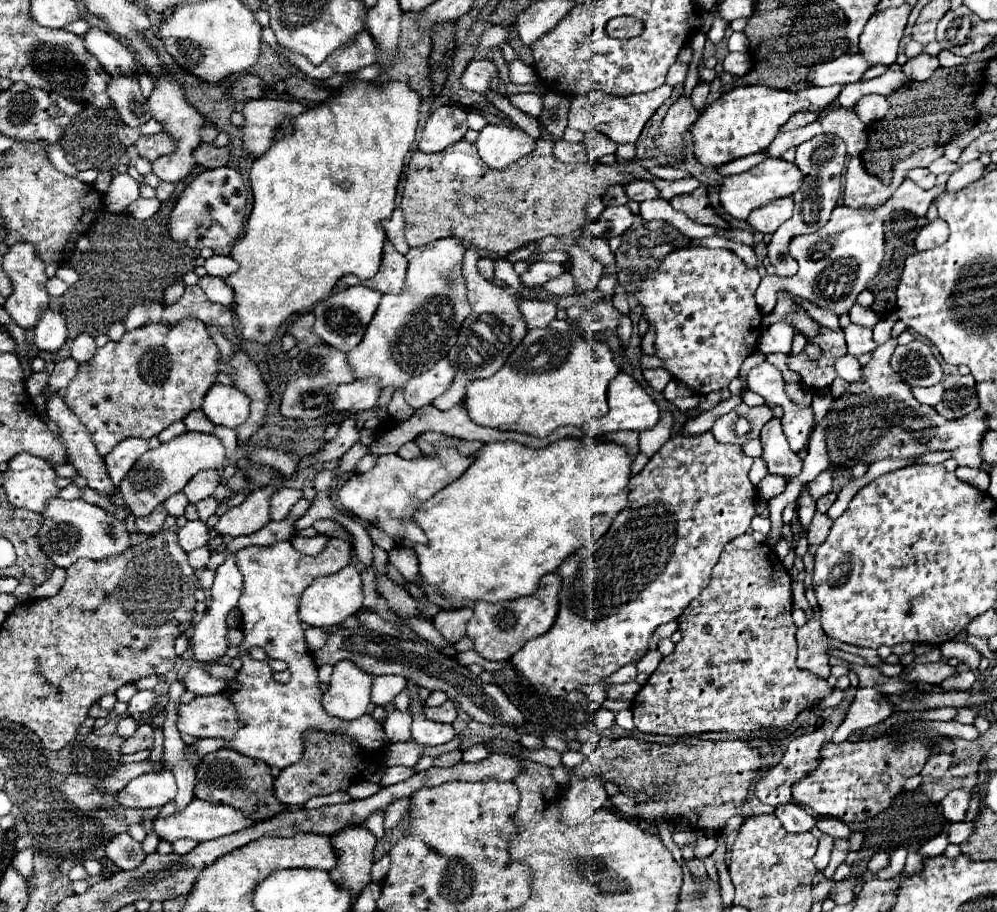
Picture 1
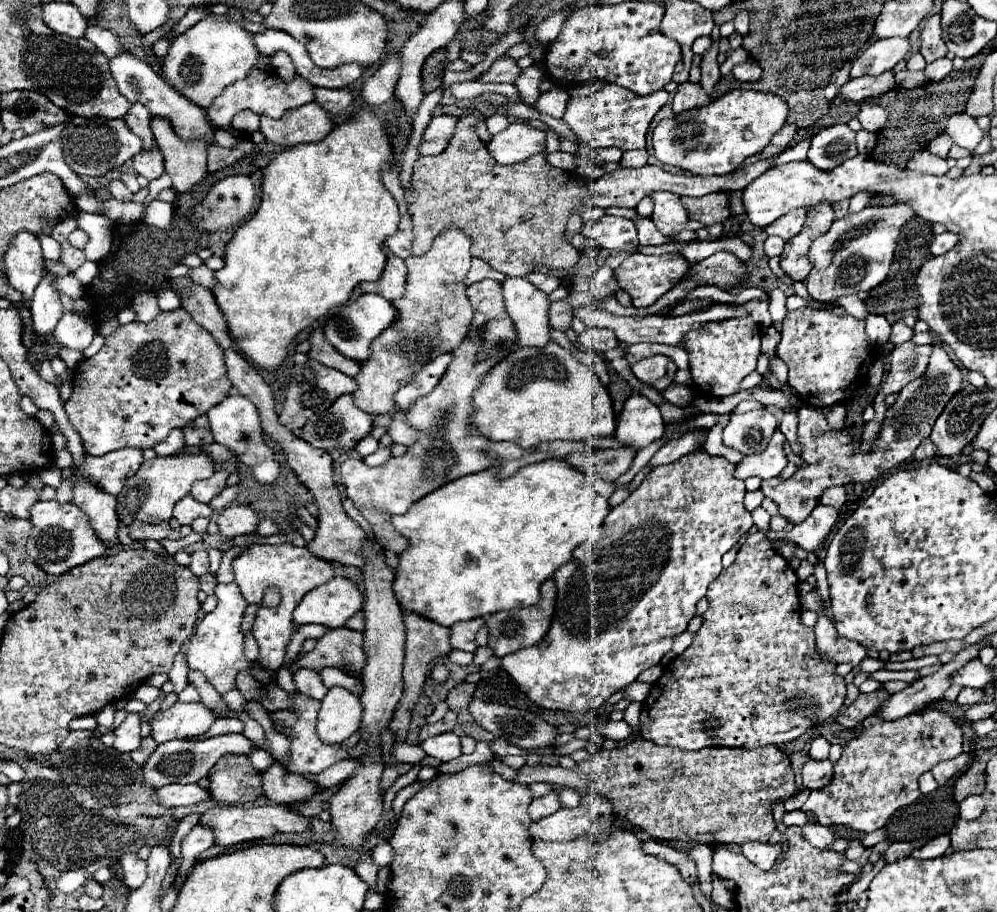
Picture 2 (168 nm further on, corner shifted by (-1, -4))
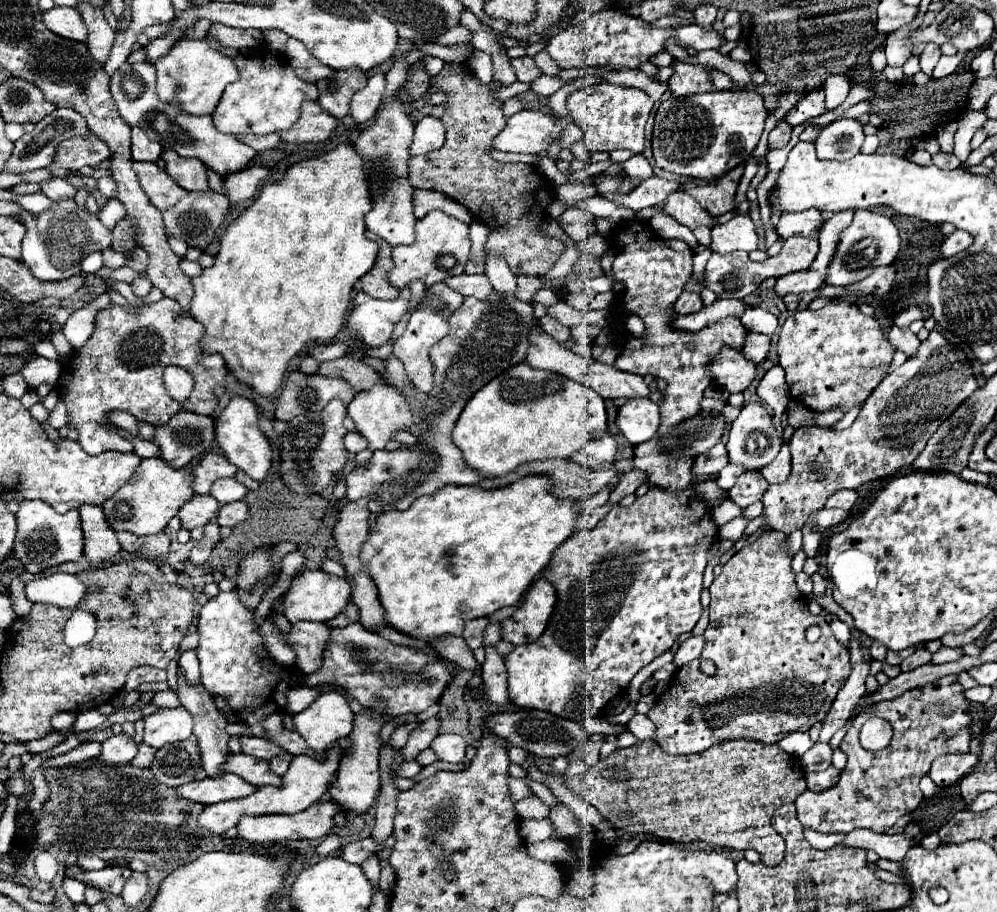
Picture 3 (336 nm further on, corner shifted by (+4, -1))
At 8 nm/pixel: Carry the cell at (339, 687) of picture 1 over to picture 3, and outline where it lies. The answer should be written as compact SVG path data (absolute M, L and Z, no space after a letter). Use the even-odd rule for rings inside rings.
M331 690L321 694L309 708L293 716L293 730L307 742L309 748L321 752L321 750L327 750L335 740L341 740L349 734L349 730L353 728L353 716L355 714L349 708L349 702L345 700L345 696L339 694L337 690Z

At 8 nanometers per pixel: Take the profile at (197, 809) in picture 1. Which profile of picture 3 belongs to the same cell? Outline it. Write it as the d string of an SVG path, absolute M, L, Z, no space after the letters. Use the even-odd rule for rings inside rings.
M315 802L313 806L285 816L285 814L265 814L265 816L241 816L241 820L237 822L237 836L245 838L247 842L283 842L283 840L299 840L299 838L307 838L307 840L321 840L323 836L329 834L329 830L335 826L333 822L333 814L341 812L341 808L335 802Z

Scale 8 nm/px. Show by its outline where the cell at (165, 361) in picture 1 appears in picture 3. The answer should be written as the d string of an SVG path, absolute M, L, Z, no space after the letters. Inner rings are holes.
M163 298L159 302L153 302L145 308L141 308L139 314L131 314L127 310L123 310L121 306L109 306L105 310L101 310L97 314L97 326L93 336L89 338L89 342L85 346L81 346L79 350L75 350L69 360L67 366L63 370L63 376L59 380L59 396L67 406L69 412L69 426L77 430L79 434L79 444L87 454L103 454L107 450L117 450L117 452L133 452L133 442L119 436L109 422L109 414L113 410L121 410L121 412L129 412L133 414L137 420L141 422L149 422L155 426L167 424L169 418L181 410L187 412L195 412L195 414L205 414L211 416L219 404L219 398L225 392L225 376L227 376L227 366L221 354L207 354L201 348L201 338L205 336L205 328L201 322L197 322L191 314L185 314L181 310L181 306L177 306L177 302ZM165 366L181 366L185 370L191 372L193 380L195 380L195 388L191 392L191 396L185 402L177 402L169 396L165 384L163 384L163 370Z

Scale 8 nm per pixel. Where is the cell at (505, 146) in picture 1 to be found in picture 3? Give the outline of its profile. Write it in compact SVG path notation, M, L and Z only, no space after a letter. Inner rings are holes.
M521 110L513 114L505 128L495 136L493 146L503 152L539 154L547 150L561 134L561 126L555 124L551 114L541 110Z

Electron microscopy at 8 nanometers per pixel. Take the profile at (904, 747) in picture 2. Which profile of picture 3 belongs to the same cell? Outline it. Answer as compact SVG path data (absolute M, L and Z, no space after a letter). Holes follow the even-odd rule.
M945 676L933 684L909 690L901 698L879 702L879 706L861 712L839 746L847 754L847 766L841 770L839 782L823 792L805 790L795 800L799 822L817 832L849 832L853 828L885 832L901 816L915 810L923 800L917 788L919 778L929 772L931 762L949 752L969 750L971 716L967 714L963 688L947 688L953 682L957 682L957 676ZM875 716L891 722L893 738L883 750L871 752L861 748L859 730L865 720Z

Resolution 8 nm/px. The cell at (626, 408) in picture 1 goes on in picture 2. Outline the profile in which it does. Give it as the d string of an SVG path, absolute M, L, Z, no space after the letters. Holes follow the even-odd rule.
M642 395L628 397L620 413L620 423L616 427L616 439L642 449L660 439L662 433L664 419L660 415L660 409Z

